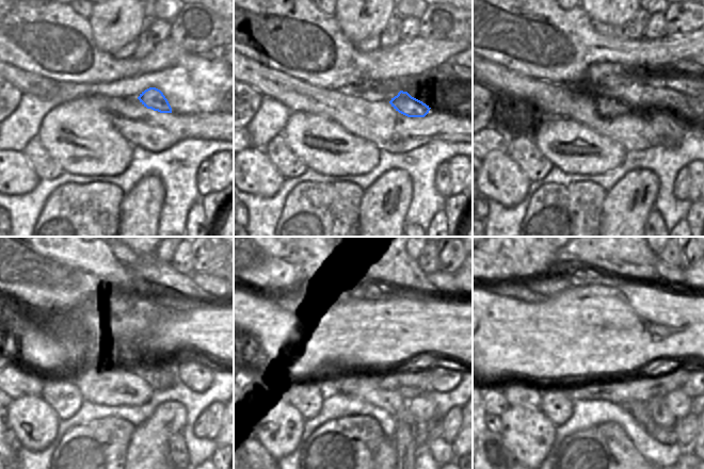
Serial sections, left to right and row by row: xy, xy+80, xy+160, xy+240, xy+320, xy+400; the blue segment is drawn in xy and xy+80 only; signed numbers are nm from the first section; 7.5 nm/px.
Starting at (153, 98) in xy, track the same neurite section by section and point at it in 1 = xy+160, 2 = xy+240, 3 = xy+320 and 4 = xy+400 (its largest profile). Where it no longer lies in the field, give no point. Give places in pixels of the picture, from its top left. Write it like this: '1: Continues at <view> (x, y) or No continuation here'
1: Continues at xy+160 (670, 130)
2: Continues at xy+240 (197, 375)
3: Continues at xy+320 (445, 377)
4: Continues at xy+400 (689, 388)

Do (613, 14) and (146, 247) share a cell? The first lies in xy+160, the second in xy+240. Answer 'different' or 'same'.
same

